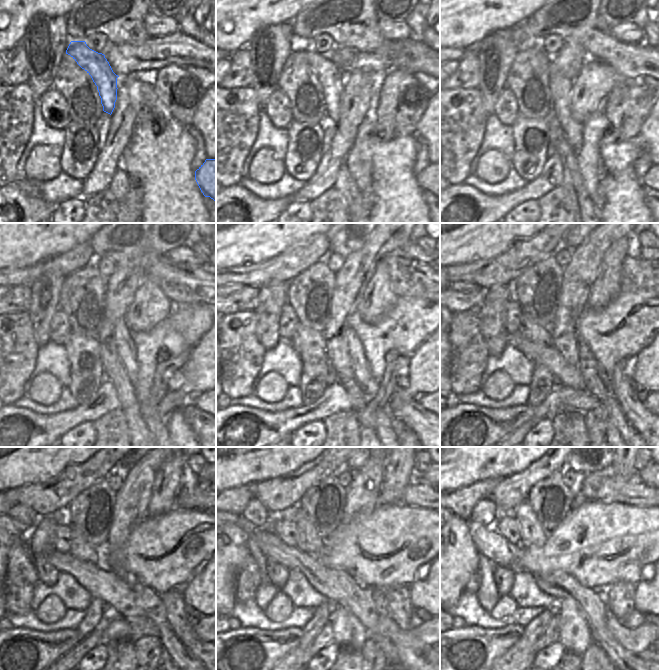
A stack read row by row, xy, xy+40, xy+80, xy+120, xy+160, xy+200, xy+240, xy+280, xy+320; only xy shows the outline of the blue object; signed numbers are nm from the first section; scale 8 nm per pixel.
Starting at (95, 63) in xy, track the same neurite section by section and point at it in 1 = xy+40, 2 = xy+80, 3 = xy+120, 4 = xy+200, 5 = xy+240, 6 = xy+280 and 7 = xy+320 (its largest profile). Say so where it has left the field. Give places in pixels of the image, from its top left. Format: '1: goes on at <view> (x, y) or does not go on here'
1: goes on at xy+40 (331, 79)
2: goes on at xy+80 (560, 87)
3: goes on at xy+120 (124, 344)
4: goes on at xy+200 (598, 383)
5: goes on at xy+240 (151, 603)
6: goes on at xy+280 (409, 644)
7: goes on at xy+320 (637, 640)

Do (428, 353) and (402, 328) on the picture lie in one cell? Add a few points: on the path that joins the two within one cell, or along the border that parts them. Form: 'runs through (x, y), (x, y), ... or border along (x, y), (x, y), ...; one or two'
border along (429, 334), (411, 355); two

